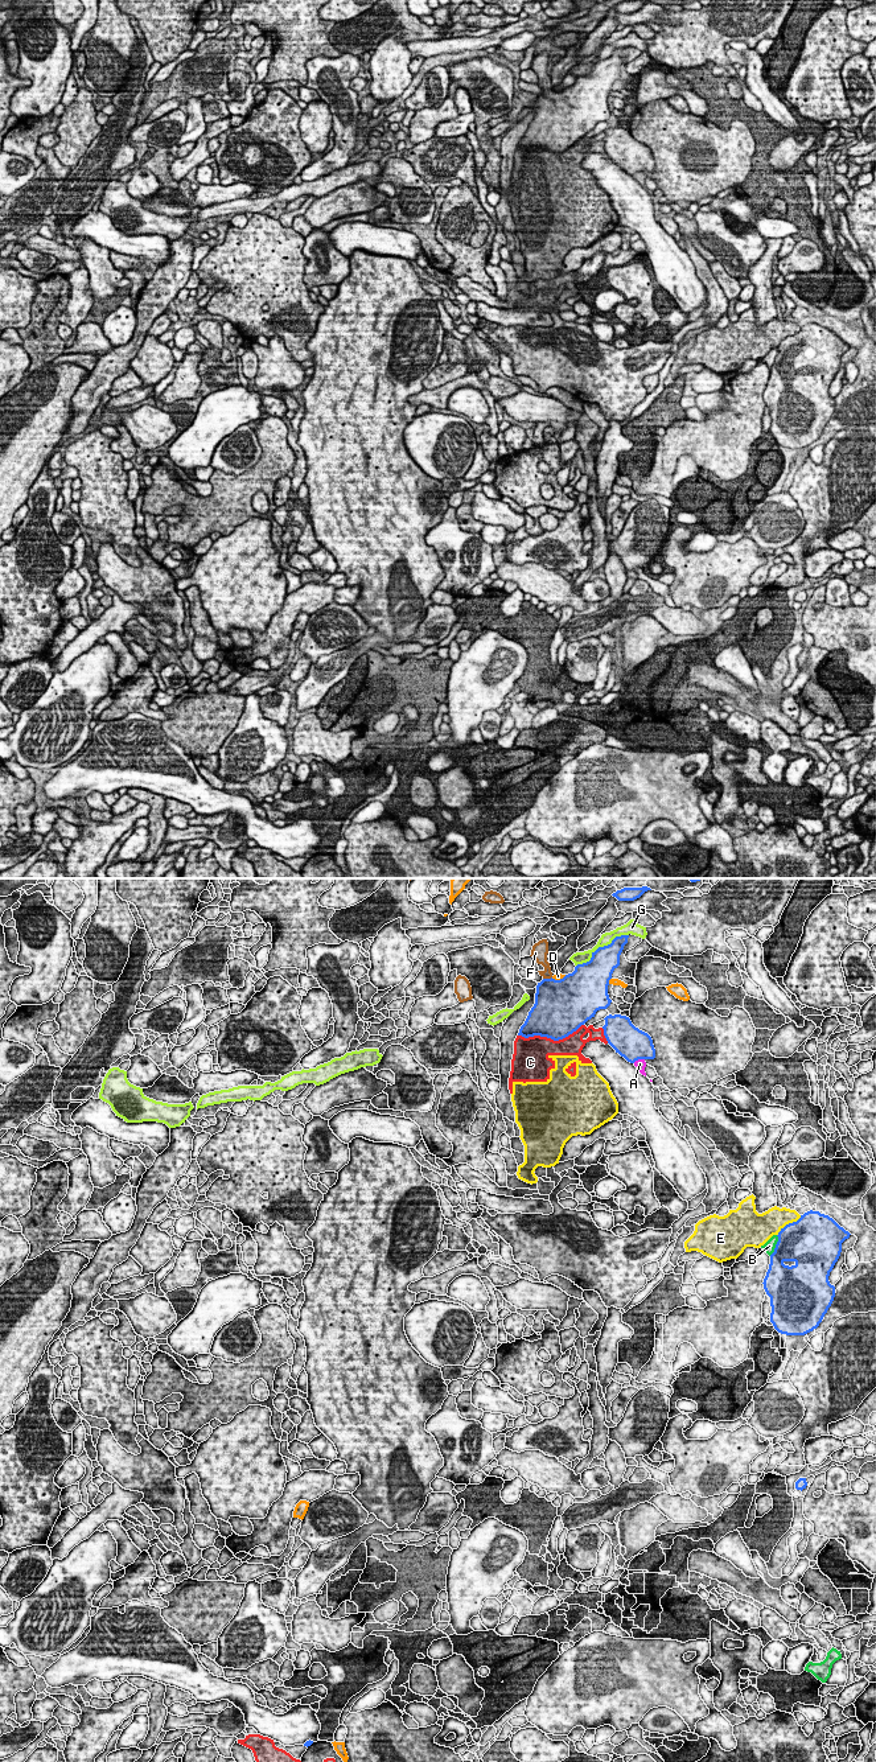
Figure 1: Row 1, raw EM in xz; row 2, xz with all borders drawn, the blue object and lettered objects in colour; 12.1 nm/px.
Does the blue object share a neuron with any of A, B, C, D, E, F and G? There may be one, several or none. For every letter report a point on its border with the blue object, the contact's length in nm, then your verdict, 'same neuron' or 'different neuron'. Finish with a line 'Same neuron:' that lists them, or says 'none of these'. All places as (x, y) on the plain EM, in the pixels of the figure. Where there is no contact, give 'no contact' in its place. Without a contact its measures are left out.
A: meets blue in xz at (638, 171); contact 150 nm long; different neuron
B: meets blue in xz at (776, 358); contact 280 nm long; different neuron
C: meets blue in xz at (550, 149); contact 800 nm long; different neuron
D: meets blue in xz at (558, 93); contact 190 nm long; different neuron
E: meets blue in xz at (789, 336); contact 400 nm long; different neuron
F: meets blue in xz at (547, 91); contact 120 nm long; same neuron
G: meets blue in xz at (600, 60); contact 750 nm long; different neuron
Same neuron: F

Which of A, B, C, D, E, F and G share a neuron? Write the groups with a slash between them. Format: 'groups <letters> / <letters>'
groups A / B / C E / D / F / G

